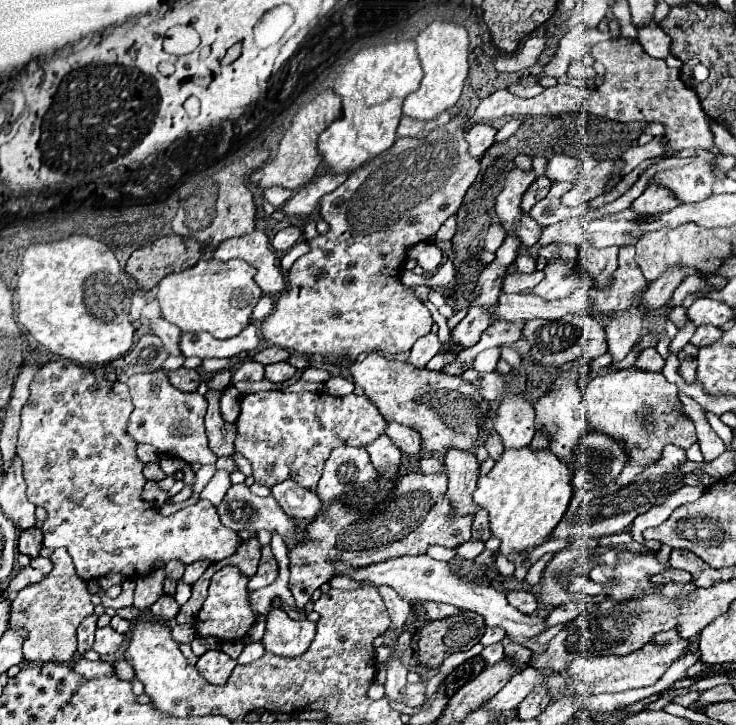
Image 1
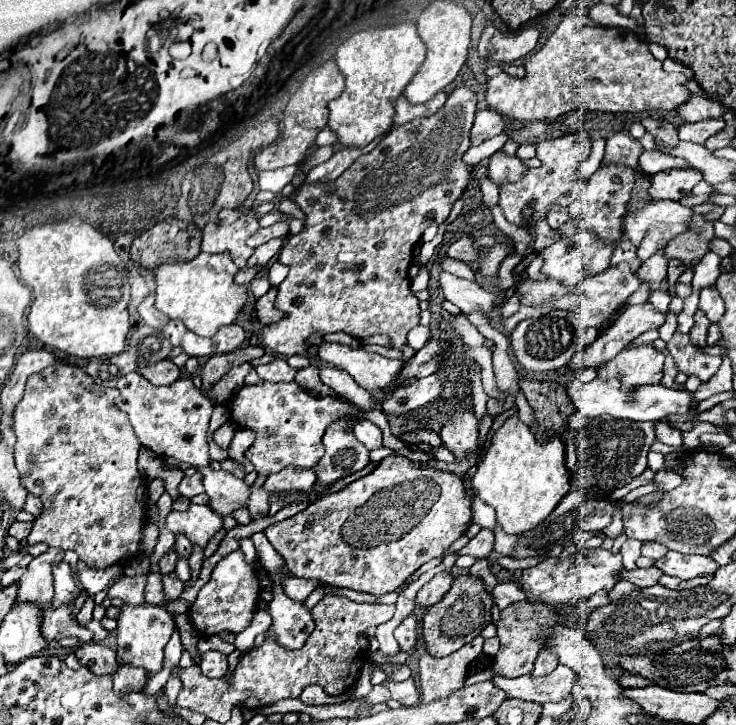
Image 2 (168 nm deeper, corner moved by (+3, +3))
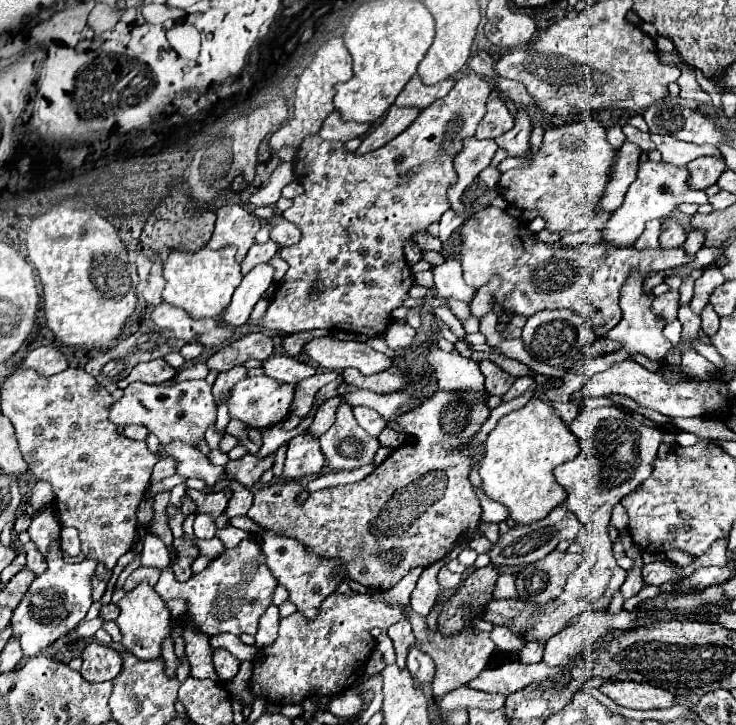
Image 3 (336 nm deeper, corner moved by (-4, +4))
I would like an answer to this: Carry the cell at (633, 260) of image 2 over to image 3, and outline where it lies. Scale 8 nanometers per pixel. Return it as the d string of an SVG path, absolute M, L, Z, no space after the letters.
M651 220L647 222L647 228L635 242L635 248L659 248L659 236L661 236L661 220Z

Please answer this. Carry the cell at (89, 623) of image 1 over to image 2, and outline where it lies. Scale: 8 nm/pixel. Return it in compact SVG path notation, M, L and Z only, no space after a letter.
M88 597L86 599L86 603L82 605L82 609L78 611L78 615L76 615L76 619L78 619L78 623L82 625L82 627L86 627L88 623L90 623L90 619L92 619L92 609L95 607L95 602L92 597Z

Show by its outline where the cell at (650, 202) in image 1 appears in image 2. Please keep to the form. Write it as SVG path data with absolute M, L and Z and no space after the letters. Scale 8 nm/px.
M666 169L650 177L650 199L680 199L686 197L692 187L702 179L696 169Z

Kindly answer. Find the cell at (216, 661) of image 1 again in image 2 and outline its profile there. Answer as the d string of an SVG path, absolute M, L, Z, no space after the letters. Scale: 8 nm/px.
M220 651L202 653L200 669L202 669L202 675L206 675L206 677L224 677L226 671L228 671L226 655L220 653Z

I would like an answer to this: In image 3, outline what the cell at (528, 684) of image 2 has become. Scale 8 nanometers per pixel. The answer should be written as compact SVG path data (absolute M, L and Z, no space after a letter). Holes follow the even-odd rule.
M505 662L499 668L485 668L475 680L467 682L467 686L483 692L497 692L497 694L513 694L517 690L523 690L525 686L533 682L543 682L547 678L553 678L557 686L563 686L563 670L551 668L543 662L539 664L521 664L521 662ZM561 676L561 682L559 682Z

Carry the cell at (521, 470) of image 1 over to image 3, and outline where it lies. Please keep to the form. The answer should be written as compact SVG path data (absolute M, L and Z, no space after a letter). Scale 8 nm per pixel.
M531 398L523 408L503 416L485 442L485 458L479 466L483 490L495 502L509 508L517 524L543 520L555 506L565 502L567 492L555 482L553 468L577 456L577 438L541 398Z

